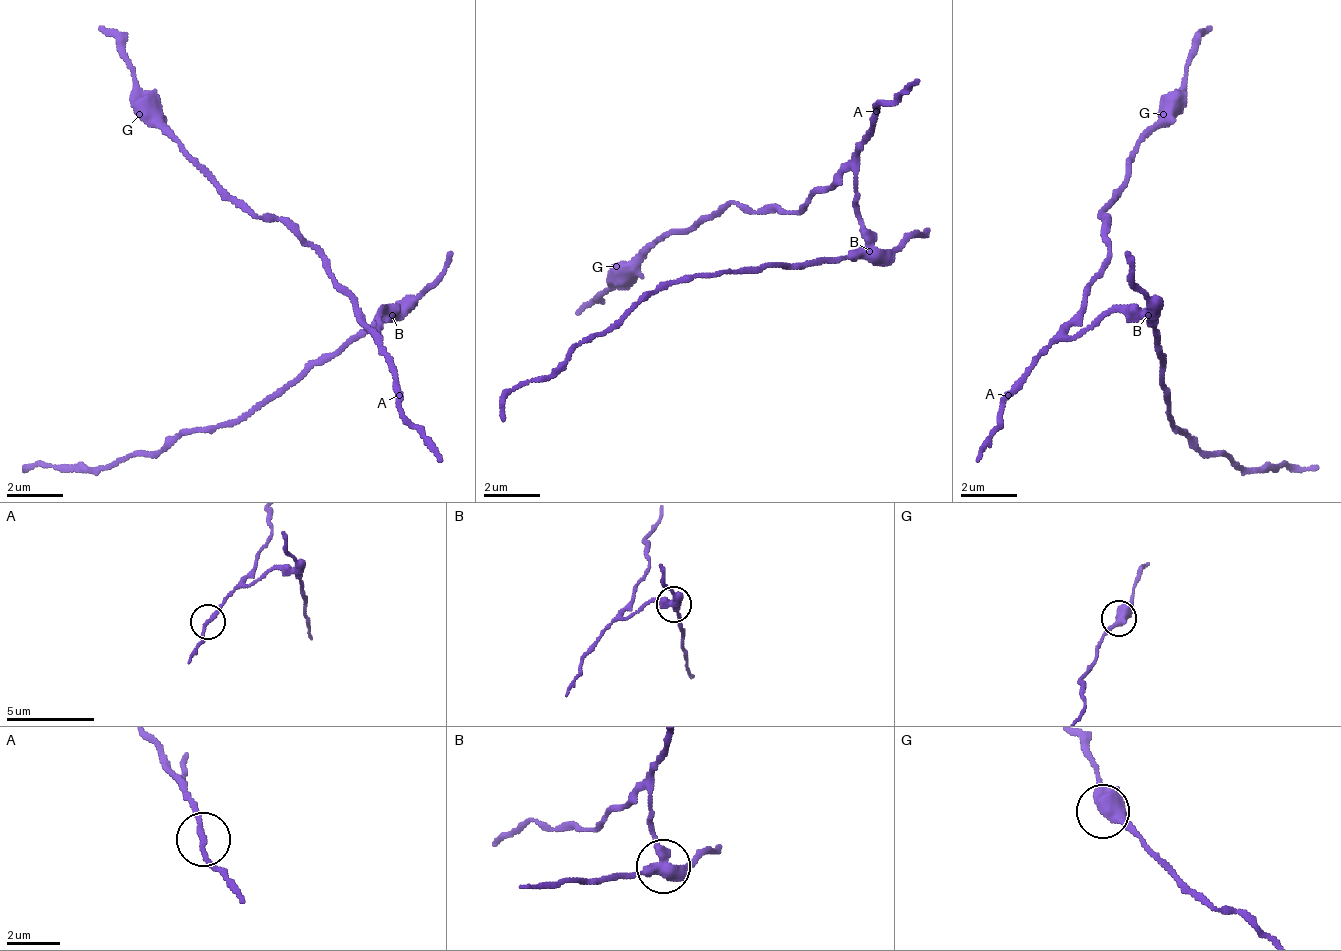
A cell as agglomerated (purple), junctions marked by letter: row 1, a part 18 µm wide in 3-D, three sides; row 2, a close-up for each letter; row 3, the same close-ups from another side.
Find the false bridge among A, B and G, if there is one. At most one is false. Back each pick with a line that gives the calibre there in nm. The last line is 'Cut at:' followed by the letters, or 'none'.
B: Thickness 420 nm
Cut at: B

